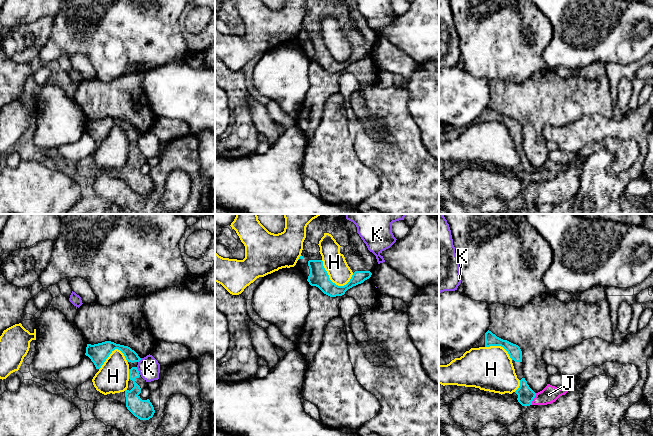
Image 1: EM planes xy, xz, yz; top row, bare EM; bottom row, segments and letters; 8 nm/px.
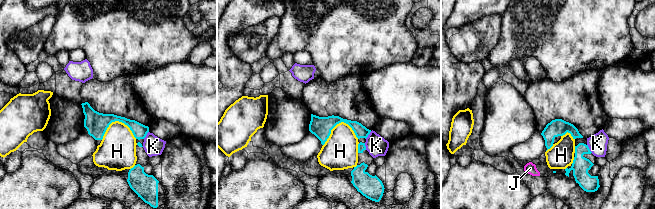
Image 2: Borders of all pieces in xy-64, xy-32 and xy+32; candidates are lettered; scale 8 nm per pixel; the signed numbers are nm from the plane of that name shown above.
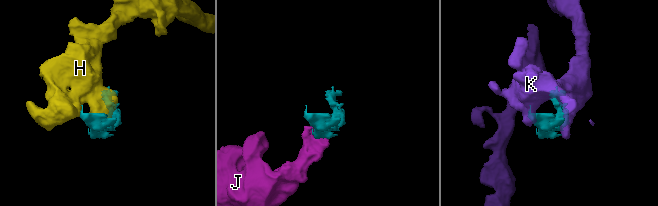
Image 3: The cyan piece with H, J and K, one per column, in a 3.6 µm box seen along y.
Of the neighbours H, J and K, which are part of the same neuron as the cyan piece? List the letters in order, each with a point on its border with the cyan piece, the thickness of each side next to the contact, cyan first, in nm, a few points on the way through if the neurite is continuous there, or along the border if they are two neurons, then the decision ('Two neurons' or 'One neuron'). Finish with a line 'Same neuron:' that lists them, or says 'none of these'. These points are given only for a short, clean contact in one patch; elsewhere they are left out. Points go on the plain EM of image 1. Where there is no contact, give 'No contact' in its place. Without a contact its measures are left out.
H: Touches cyan at xz (330, 56). Thickness 150 nm (cyan) against 180 nm. Two neurons
J: Touches cyan at yz (533, 174). Thickness 130 nm (cyan) against 140 nm. Path across: yz (525, 170), (533, 174), (542, 174), (549, 170). One neuron
K: Touches cyan at xy (137, 146). Thickness 120 nm (cyan) against 170 nm. Boundary: xy (136, 143), (139, 148). Two neurons
Same neuron: J

